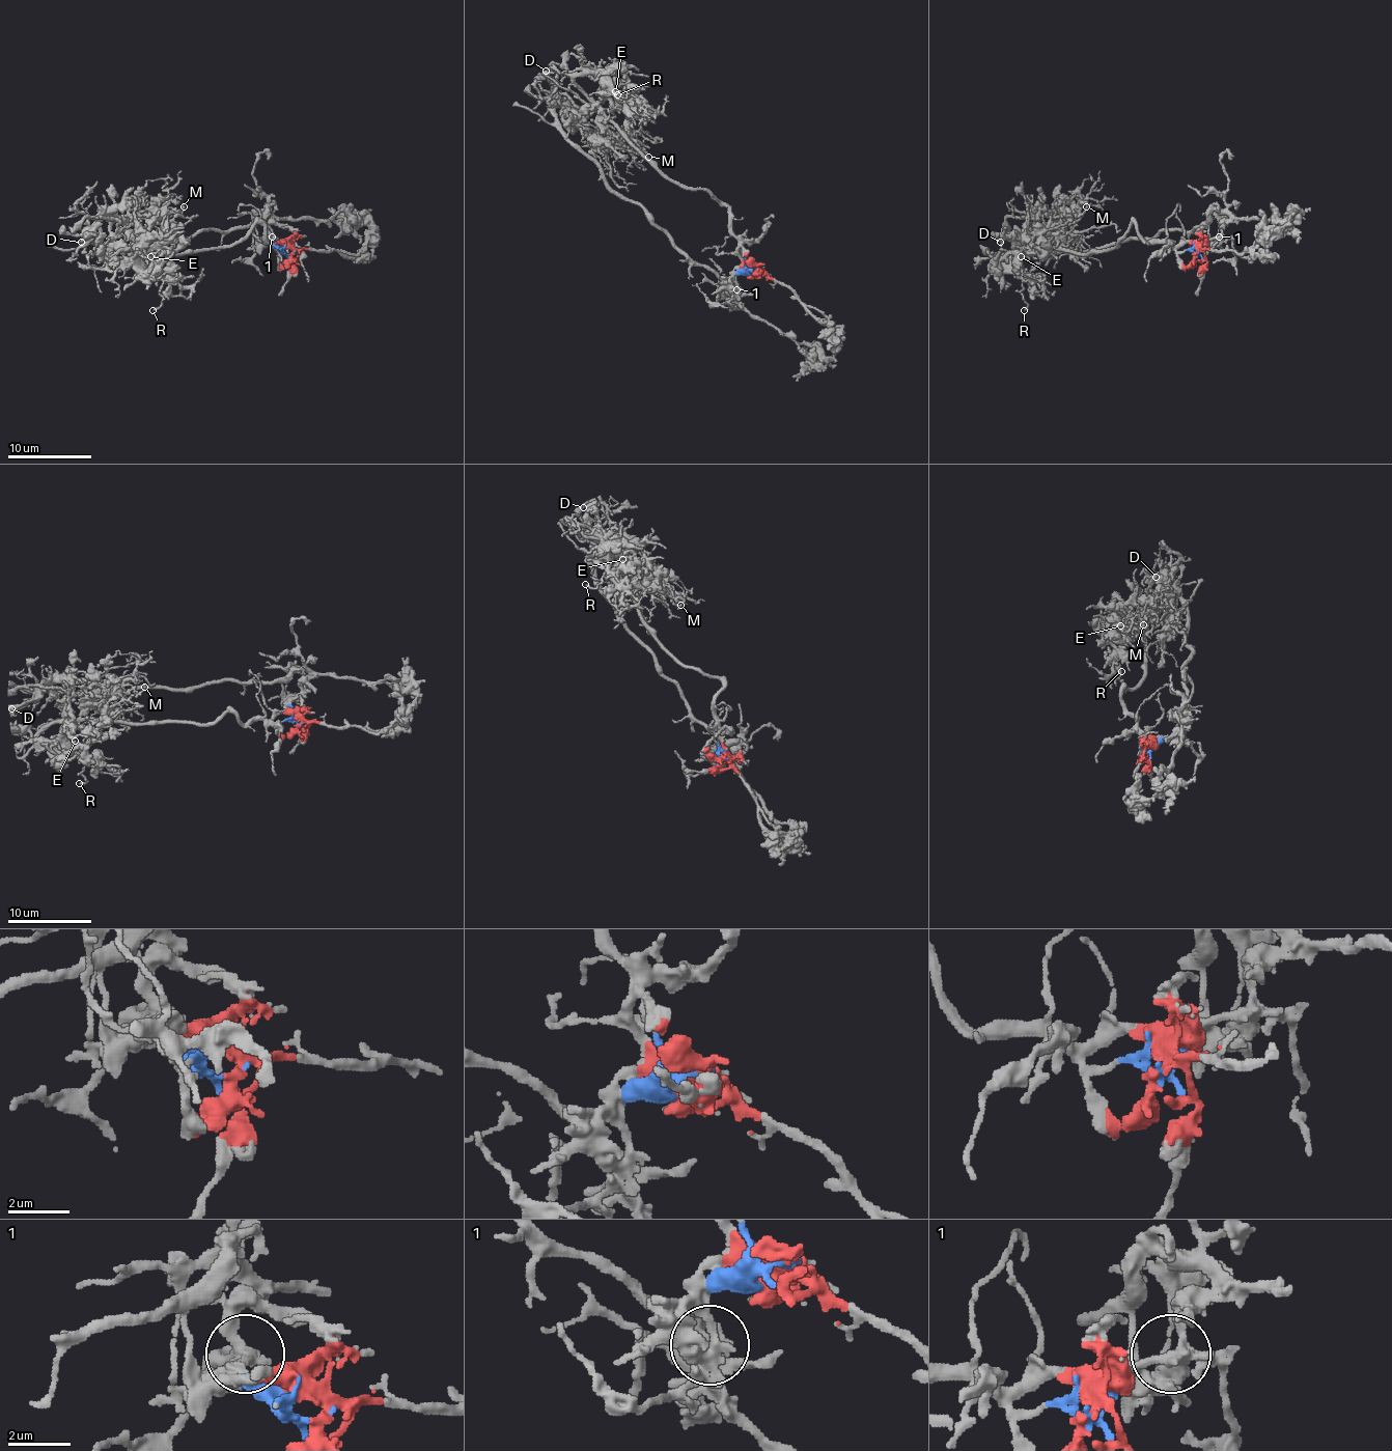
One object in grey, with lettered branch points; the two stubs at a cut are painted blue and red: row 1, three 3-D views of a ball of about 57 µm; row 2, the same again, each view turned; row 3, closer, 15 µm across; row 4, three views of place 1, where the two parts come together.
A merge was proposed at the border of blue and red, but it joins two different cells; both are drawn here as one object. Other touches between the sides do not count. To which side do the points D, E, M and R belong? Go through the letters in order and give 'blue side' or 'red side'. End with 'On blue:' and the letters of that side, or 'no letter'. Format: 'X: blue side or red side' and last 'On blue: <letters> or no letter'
D: blue side
E: red side
M: blue side
R: red side
On blue: D, M

